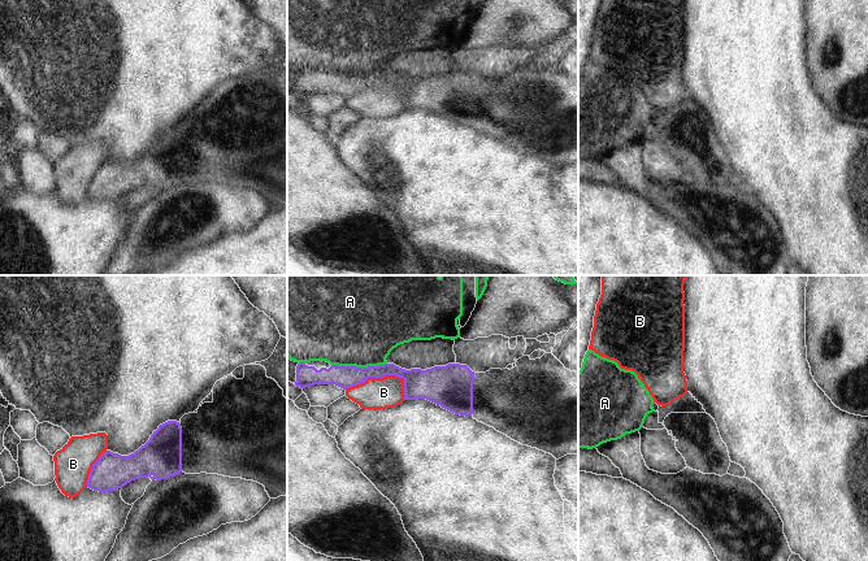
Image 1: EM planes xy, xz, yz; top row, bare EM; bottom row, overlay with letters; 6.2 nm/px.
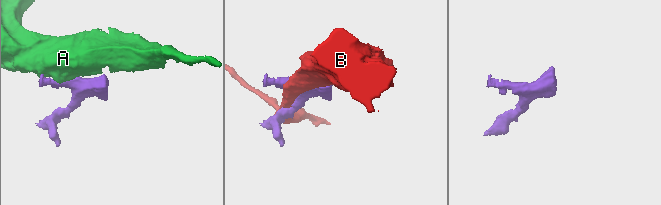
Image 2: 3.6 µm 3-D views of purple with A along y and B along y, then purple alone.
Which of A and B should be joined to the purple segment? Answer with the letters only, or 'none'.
none

